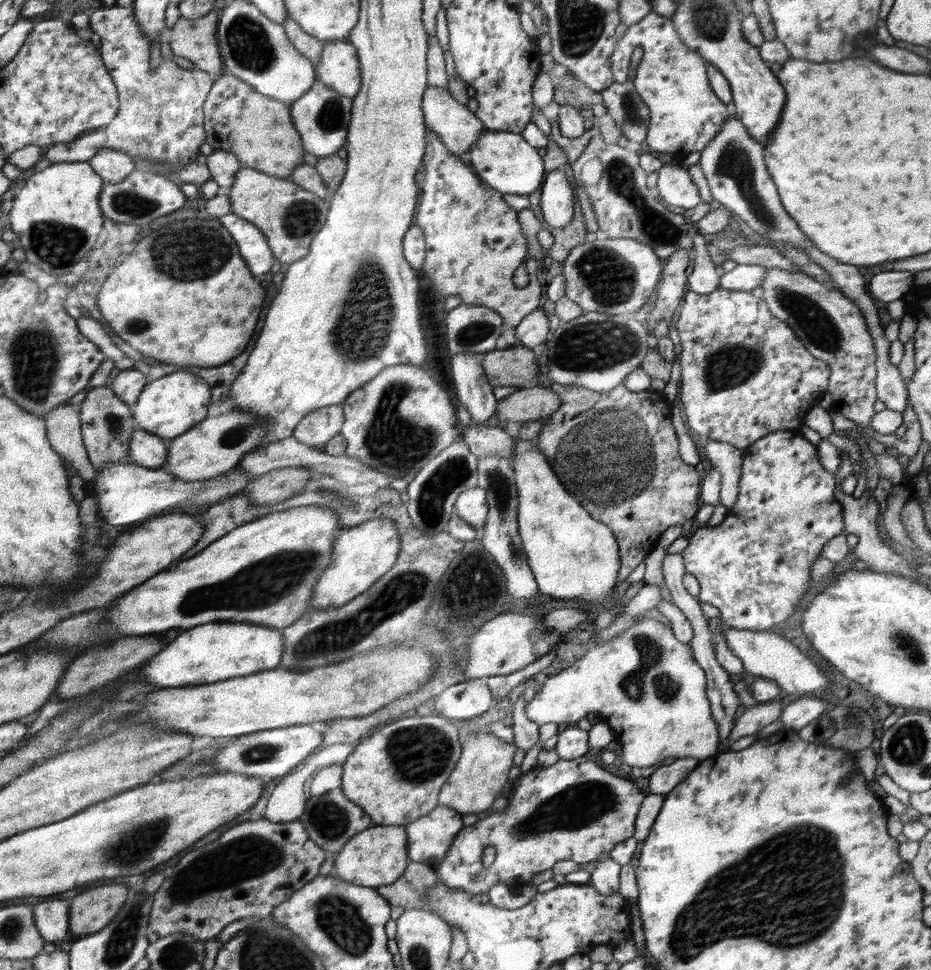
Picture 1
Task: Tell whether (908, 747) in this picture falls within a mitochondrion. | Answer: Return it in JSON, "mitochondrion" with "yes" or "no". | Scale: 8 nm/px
{"mitochondrion":"yes"}

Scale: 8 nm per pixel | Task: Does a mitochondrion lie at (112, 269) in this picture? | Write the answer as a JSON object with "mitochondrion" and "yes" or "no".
{"mitochondrion":"no"}

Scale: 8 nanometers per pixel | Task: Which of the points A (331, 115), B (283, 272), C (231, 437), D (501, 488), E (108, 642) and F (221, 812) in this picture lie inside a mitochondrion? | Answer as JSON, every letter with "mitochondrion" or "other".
{"A":"mitochondrion","B":"other","C":"mitochondrion","D":"mitochondrion","E":"other","F":"other"}

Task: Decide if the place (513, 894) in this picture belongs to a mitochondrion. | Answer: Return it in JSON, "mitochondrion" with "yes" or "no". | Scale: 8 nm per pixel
{"mitochondrion":"yes"}

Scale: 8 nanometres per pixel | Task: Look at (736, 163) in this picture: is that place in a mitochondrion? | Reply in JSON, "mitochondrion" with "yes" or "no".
{"mitochondrion":"yes"}

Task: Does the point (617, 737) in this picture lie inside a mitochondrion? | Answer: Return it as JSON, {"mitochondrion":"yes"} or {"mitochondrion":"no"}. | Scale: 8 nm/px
{"mitochondrion":"no"}

